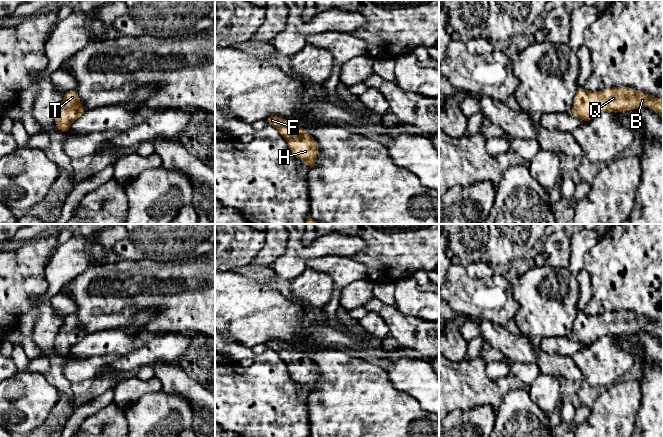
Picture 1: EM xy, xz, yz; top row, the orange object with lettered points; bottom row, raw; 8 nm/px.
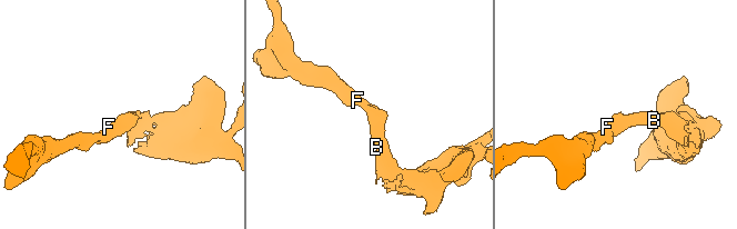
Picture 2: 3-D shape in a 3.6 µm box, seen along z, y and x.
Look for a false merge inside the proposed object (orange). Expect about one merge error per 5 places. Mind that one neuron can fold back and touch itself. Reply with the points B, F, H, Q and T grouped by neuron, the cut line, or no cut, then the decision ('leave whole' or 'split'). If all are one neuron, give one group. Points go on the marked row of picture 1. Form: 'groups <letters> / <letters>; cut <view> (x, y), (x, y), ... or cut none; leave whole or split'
groups B F H Q T; cut none; leave whole

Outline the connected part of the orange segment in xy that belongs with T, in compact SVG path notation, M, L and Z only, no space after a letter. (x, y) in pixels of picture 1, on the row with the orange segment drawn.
M76 90L64 93L63 101L56 111L55 126L59 131L69 132L70 124L82 116L86 110L81 106L80 97Z

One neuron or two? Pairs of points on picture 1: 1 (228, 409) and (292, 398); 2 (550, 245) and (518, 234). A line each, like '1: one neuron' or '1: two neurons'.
1: one neuron
2: two neurons

